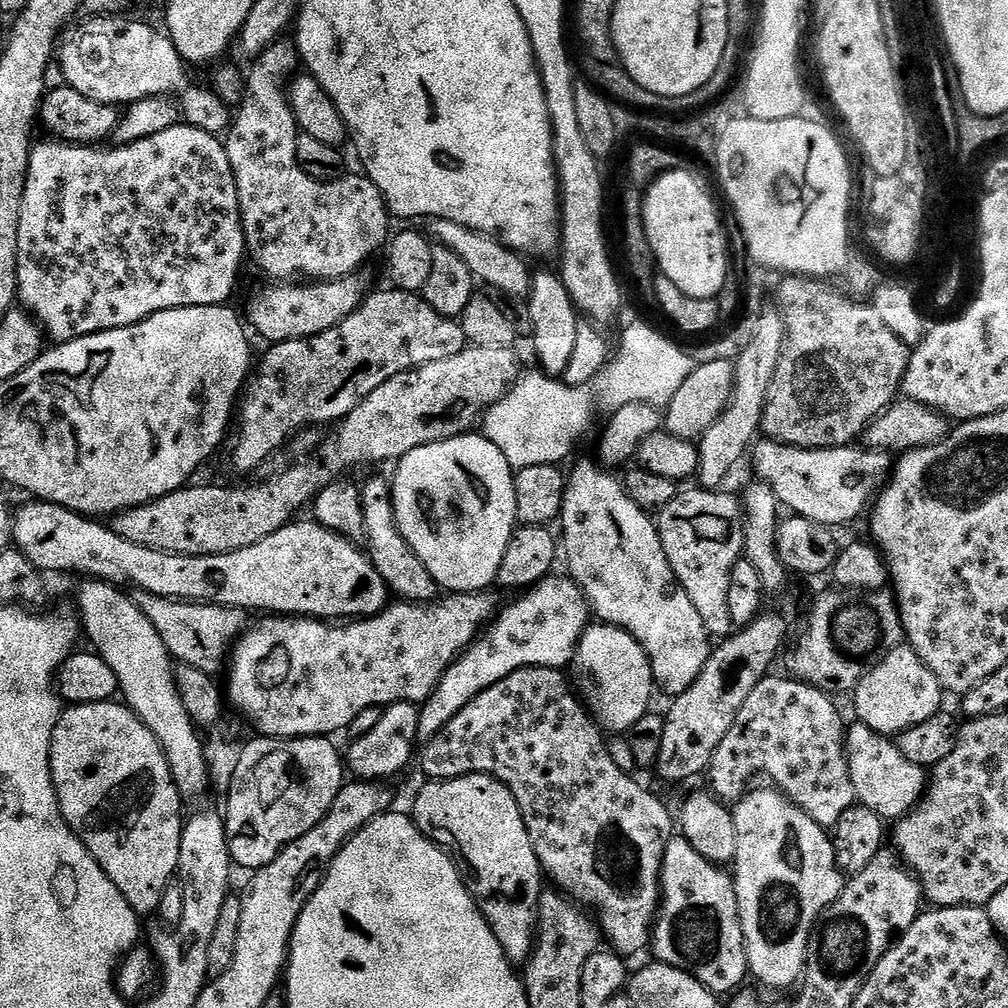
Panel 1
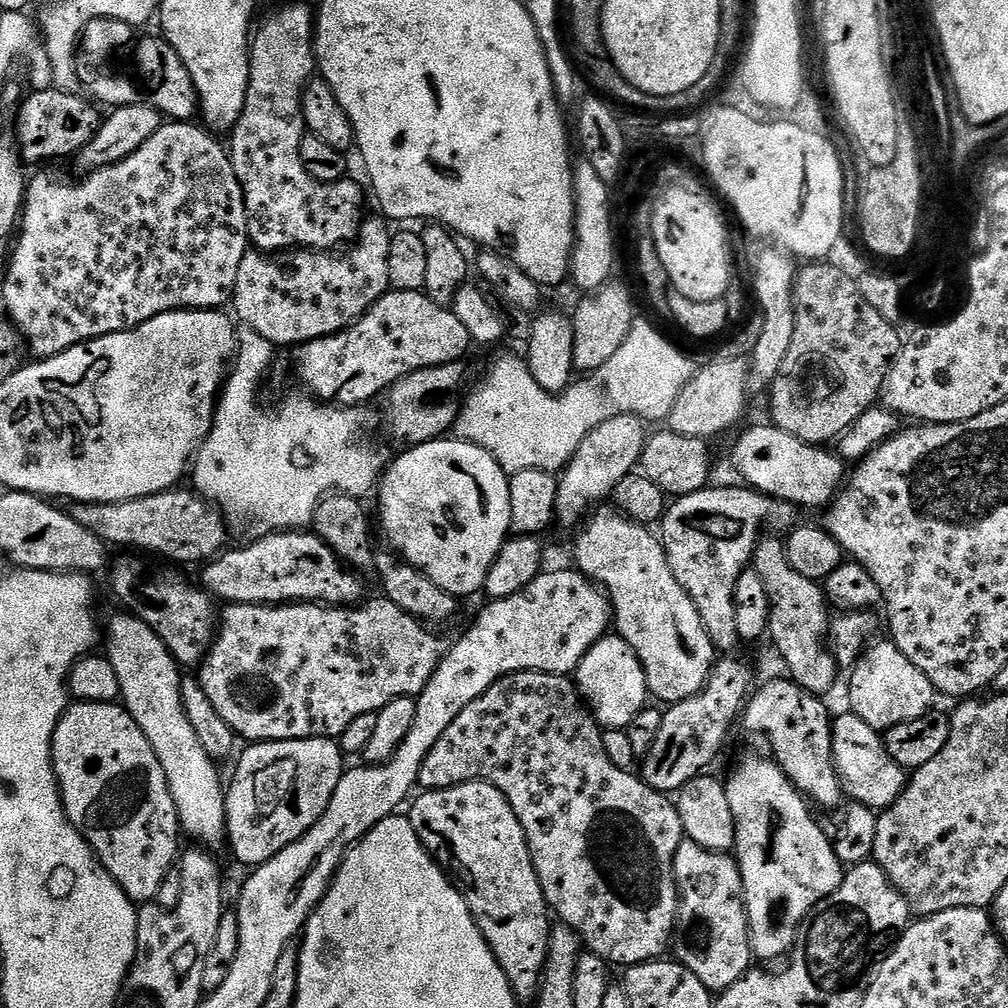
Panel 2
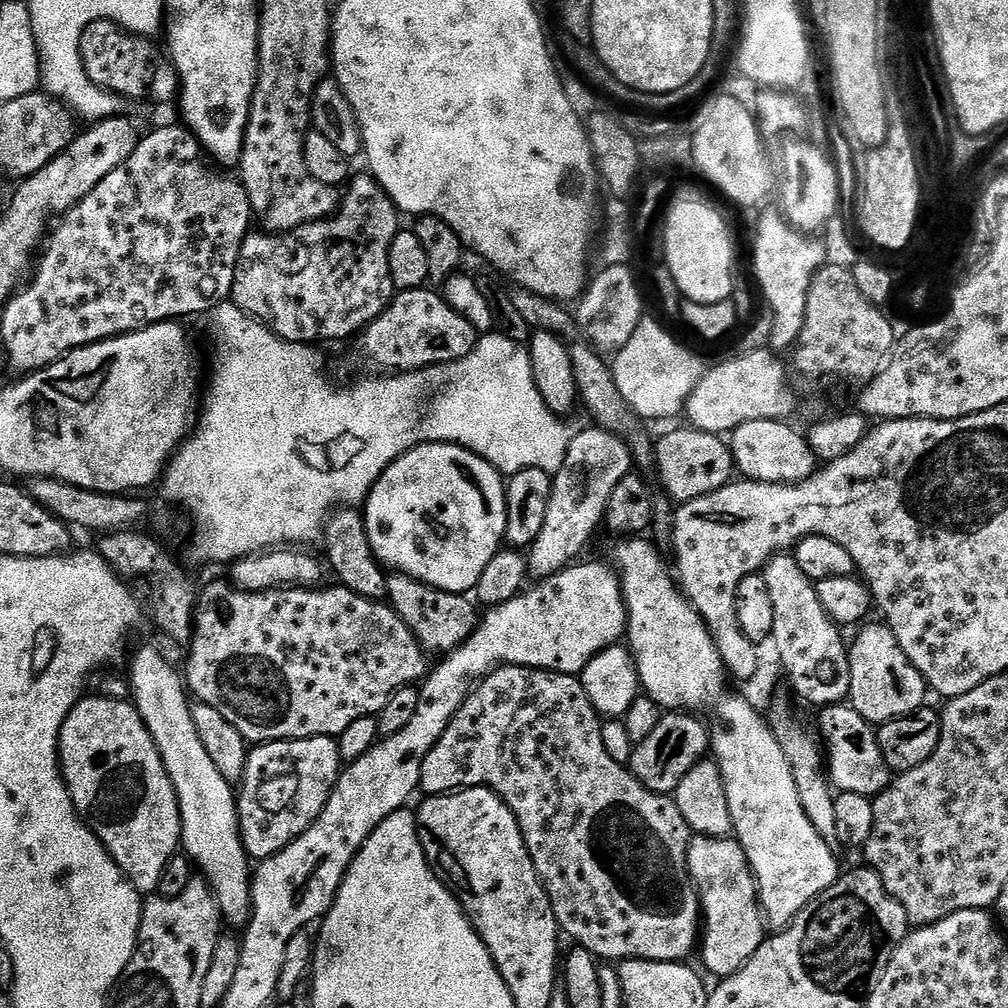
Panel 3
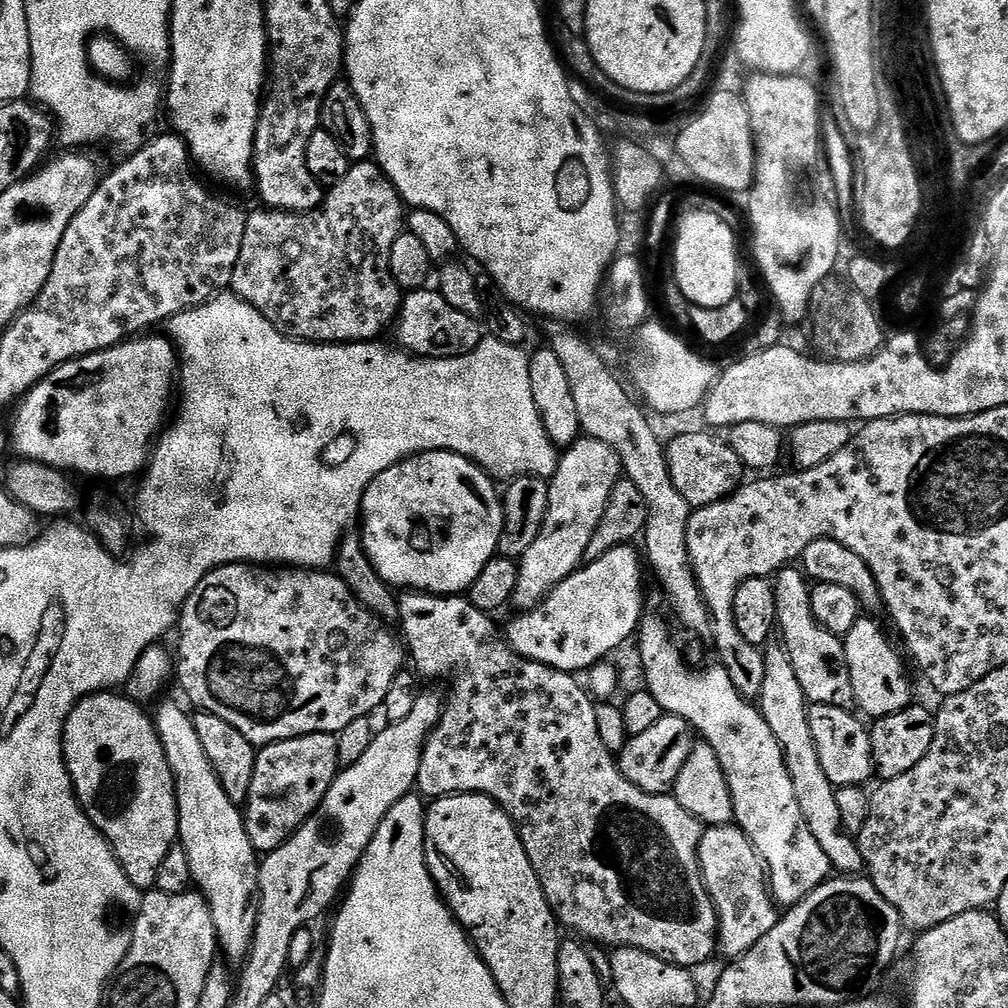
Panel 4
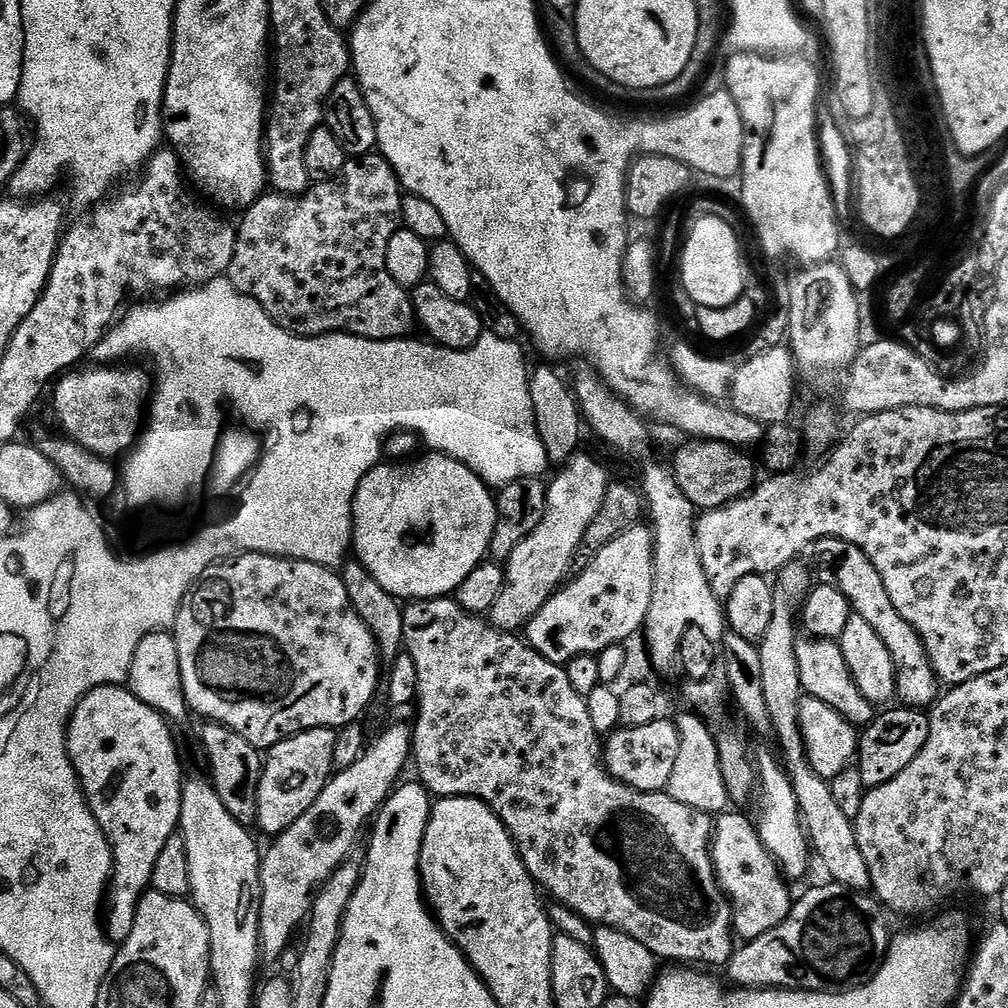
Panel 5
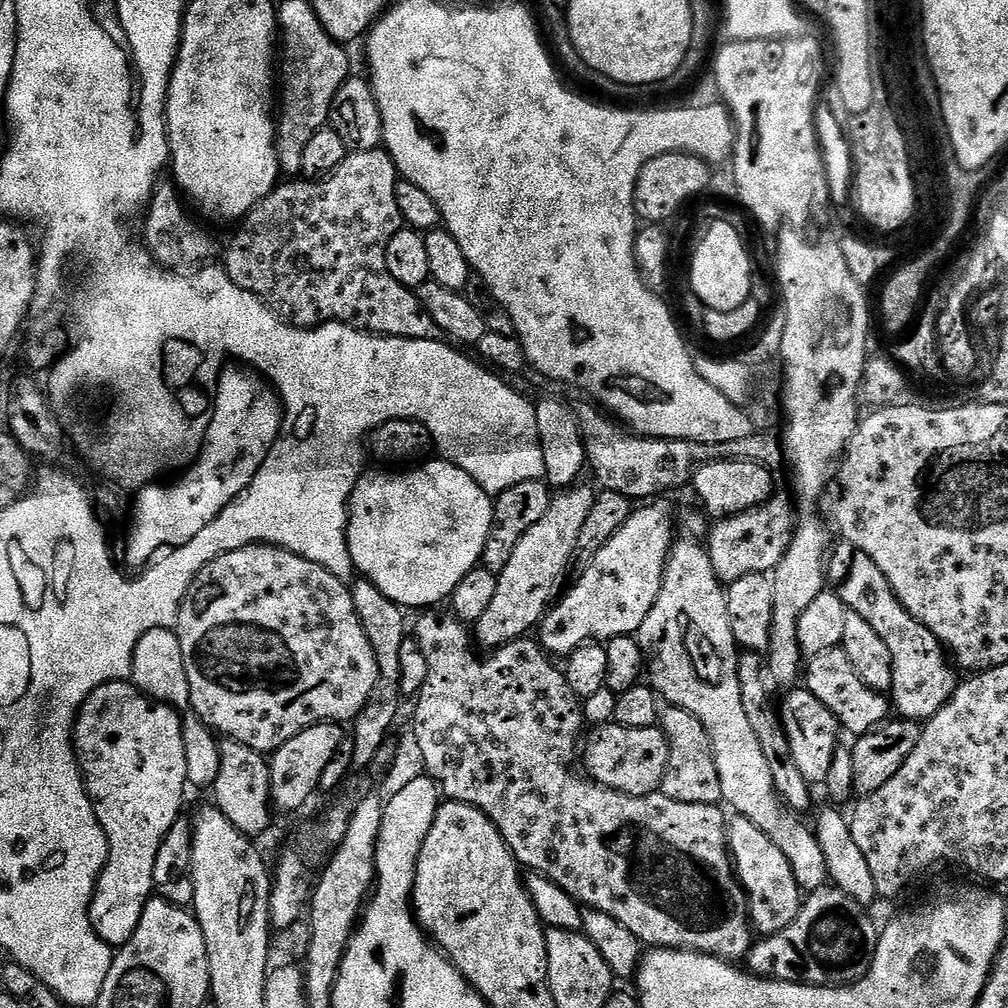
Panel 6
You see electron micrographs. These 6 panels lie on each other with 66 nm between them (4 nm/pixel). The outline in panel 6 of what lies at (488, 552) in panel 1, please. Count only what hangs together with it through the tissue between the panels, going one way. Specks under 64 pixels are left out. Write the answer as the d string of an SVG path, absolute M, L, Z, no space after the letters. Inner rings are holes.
M443 458L435 459L429 459L419 466L409 467L412 468L409 472L365 471L354 486L352 497L348 500L348 549L350 550L352 565L356 567L357 573L363 579L374 582L374 586L378 586L378 590L382 590L382 594L386 594L386 598L390 598L405 610L411 610L411 608L428 610L433 606L440 606L443 600L445 603L458 586L458 582L462 582L462 578L466 578L466 574L470 574L470 570L481 563L484 547L486 546L486 538L490 534L490 526L492 525L493 497L489 496L486 490L482 490L482 486L478 486L478 482L474 482L474 478L470 478L470 474L466 474L466 470L454 466L449 460Z

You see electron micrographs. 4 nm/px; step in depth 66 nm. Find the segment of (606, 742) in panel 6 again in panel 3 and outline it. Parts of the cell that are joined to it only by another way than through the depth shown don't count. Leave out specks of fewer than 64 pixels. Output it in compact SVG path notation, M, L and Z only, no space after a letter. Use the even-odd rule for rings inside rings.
M672 710L667 714L661 715L658 727L654 729L654 734L646 738L640 744L632 749L632 758L630 761L630 771L640 783L645 784L650 791L661 794L675 793L678 782L686 778L686 774L697 762L705 759L710 752L710 728L707 723L704 724L699 715L689 714L683 710Z

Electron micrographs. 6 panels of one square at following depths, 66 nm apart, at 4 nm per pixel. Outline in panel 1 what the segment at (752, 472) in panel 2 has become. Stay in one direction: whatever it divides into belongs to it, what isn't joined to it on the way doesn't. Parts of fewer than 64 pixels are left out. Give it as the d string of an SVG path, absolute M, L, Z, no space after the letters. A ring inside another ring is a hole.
M767 438L751 449L751 460L760 475L757 477L769 484L789 513L825 526L848 524L863 512L865 515L894 462L889 453L869 452L863 446L796 448L793 444L779 444Z

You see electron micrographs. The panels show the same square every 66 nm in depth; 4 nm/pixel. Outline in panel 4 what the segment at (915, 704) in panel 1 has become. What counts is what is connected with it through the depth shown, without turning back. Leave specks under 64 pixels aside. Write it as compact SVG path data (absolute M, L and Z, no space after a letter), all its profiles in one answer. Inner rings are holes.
M862 618L854 622L854 626L850 626L850 630L842 638L846 650L844 661L850 670L850 686L854 686L854 704L868 718L898 714L913 703L912 684L908 681L907 670L904 669L905 657L896 653L887 634L868 619L872 618Z

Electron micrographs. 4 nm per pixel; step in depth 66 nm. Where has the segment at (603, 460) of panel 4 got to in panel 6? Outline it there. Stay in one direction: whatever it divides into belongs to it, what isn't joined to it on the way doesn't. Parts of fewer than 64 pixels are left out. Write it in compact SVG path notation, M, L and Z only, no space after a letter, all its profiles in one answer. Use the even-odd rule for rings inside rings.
M580 487L566 488L553 495L546 514L522 534L522 542L518 542L510 562L506 562L506 570L498 573L498 590L494 590L490 606L474 625L474 640L481 649L495 650L512 640L527 637L531 633L528 631L539 625L550 605L561 595L568 563L573 563L582 525L597 497L595 491Z

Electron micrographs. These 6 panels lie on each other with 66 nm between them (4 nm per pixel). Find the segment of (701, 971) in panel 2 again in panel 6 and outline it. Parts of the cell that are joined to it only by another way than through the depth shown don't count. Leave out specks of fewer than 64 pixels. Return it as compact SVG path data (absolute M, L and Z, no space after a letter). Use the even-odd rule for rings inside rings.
M733 815L726 824L728 853L732 855L732 867L736 870L736 878L748 895L748 906L753 929L761 937L778 934L778 930L786 930L794 918L798 918L802 903L802 890L794 878L794 870L790 862L786 862L786 854L750 822L750 818Z

